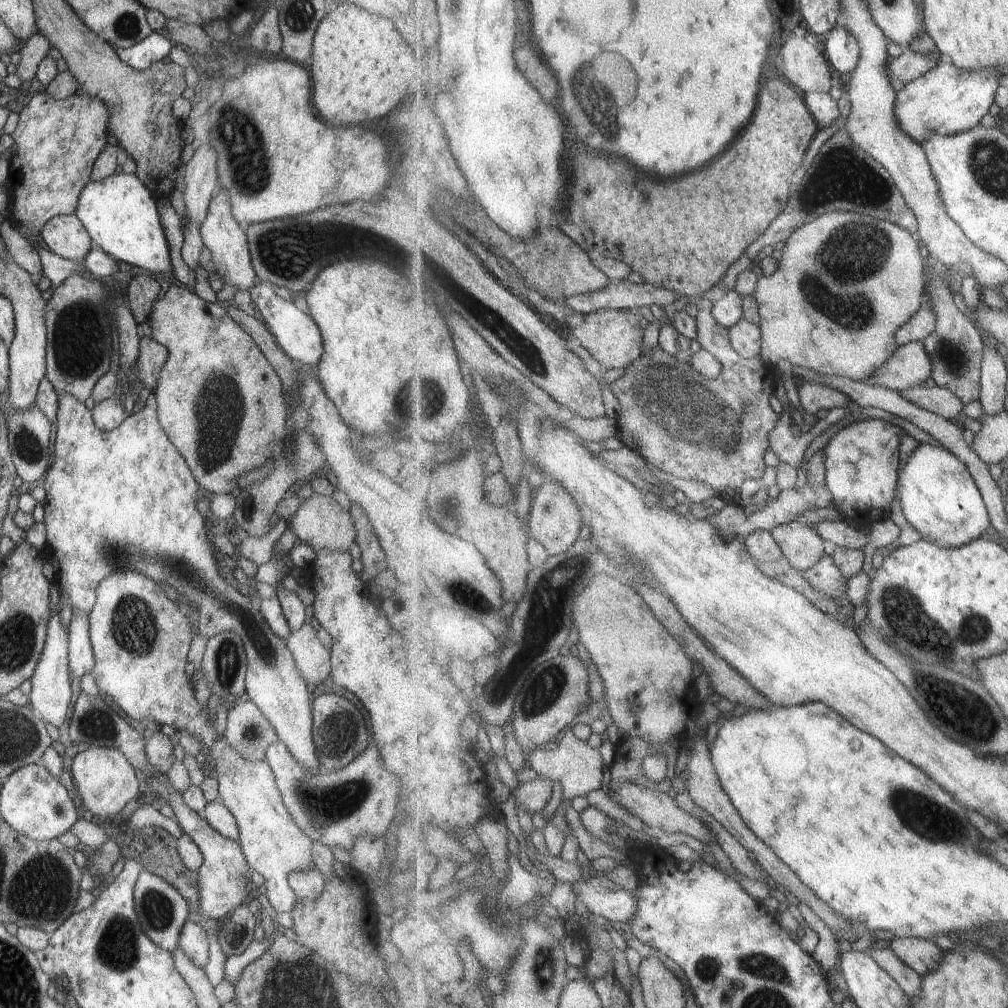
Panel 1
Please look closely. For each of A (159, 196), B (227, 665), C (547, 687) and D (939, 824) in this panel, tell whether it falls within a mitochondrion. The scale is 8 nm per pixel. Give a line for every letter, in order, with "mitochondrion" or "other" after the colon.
A: other
B: mitochondrion
C: mitochondrion
D: mitochondrion

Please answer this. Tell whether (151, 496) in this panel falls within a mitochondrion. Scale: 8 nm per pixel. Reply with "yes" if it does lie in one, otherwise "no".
no

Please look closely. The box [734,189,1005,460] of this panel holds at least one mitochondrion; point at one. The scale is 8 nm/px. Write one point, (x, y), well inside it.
(851, 254)

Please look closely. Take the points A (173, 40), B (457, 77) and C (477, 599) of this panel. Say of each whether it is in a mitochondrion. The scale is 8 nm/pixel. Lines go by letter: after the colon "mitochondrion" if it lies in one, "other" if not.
A: other
B: mitochondrion
C: mitochondrion

